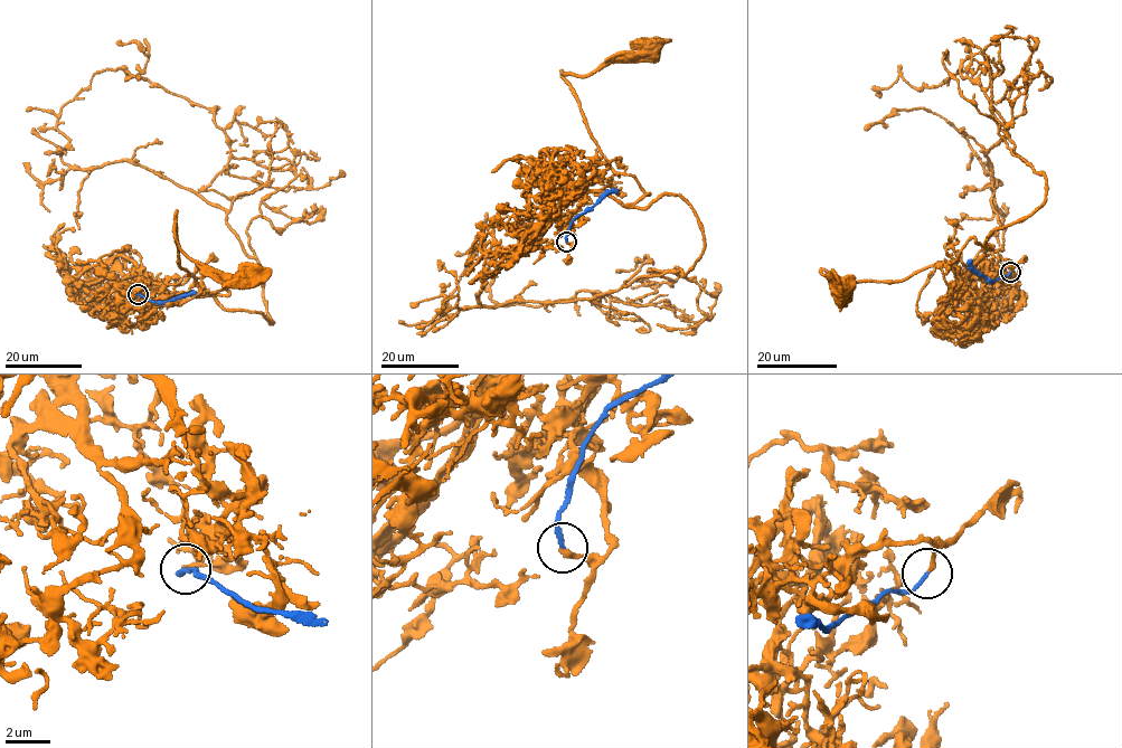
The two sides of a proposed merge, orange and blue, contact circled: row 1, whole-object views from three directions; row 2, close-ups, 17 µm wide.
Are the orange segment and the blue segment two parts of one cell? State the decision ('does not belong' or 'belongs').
does not belong

